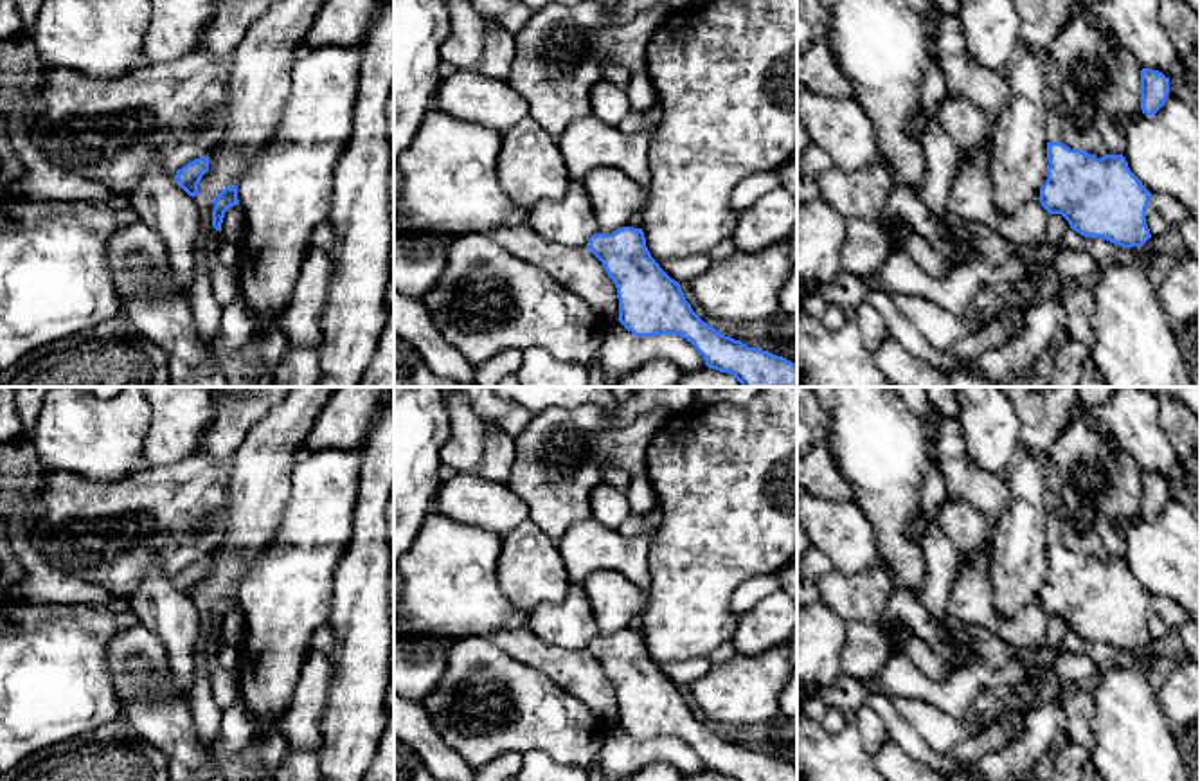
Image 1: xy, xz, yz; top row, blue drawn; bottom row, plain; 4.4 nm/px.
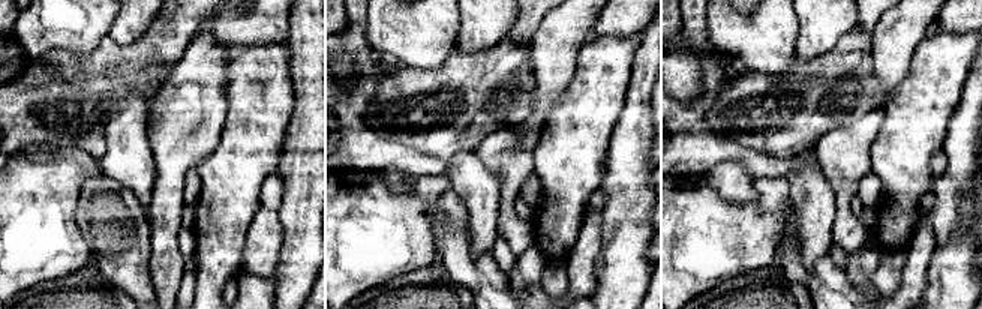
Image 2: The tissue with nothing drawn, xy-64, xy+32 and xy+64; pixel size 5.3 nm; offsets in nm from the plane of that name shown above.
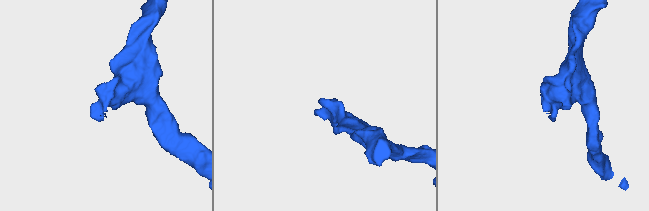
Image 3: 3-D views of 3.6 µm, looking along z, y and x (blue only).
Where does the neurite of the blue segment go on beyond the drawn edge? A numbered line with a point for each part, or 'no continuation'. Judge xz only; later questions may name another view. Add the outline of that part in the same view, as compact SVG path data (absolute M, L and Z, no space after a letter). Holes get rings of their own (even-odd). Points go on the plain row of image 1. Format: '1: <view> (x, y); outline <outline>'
no continuation

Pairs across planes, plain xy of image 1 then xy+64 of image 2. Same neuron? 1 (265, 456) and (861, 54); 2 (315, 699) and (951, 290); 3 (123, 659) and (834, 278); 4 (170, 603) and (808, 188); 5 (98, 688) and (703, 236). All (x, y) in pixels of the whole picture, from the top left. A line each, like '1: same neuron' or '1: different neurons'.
1: different neurons
2: different neurons
3: same neuron
4: same neuron
5: same neuron

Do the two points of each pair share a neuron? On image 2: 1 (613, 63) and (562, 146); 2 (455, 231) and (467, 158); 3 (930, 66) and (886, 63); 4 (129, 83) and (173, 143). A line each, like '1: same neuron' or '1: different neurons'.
1: same neuron
2: different neurons
3: different neurons
4: different neurons

